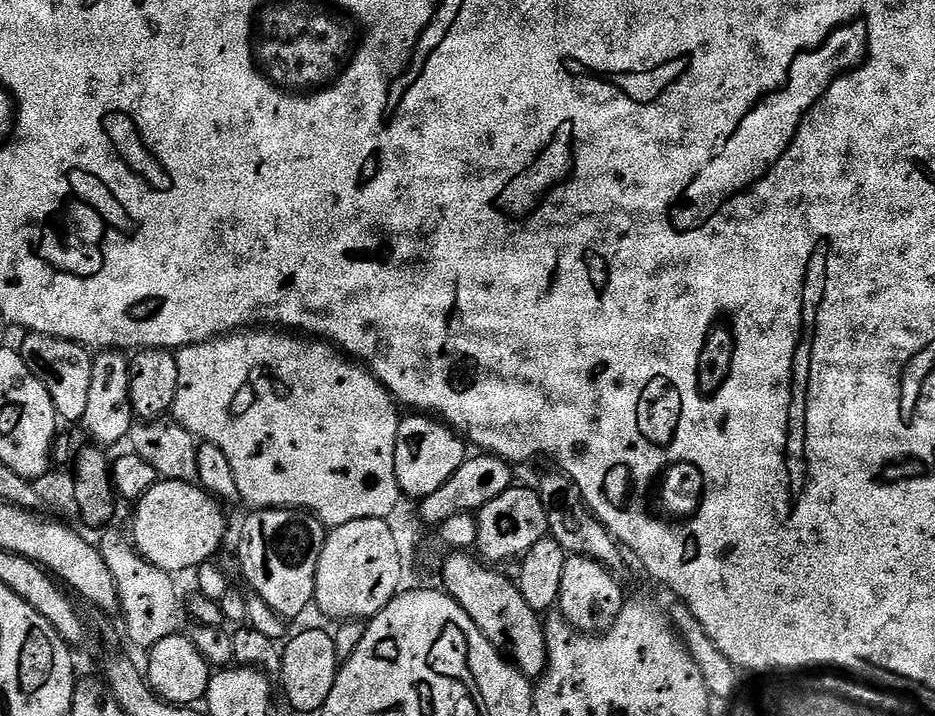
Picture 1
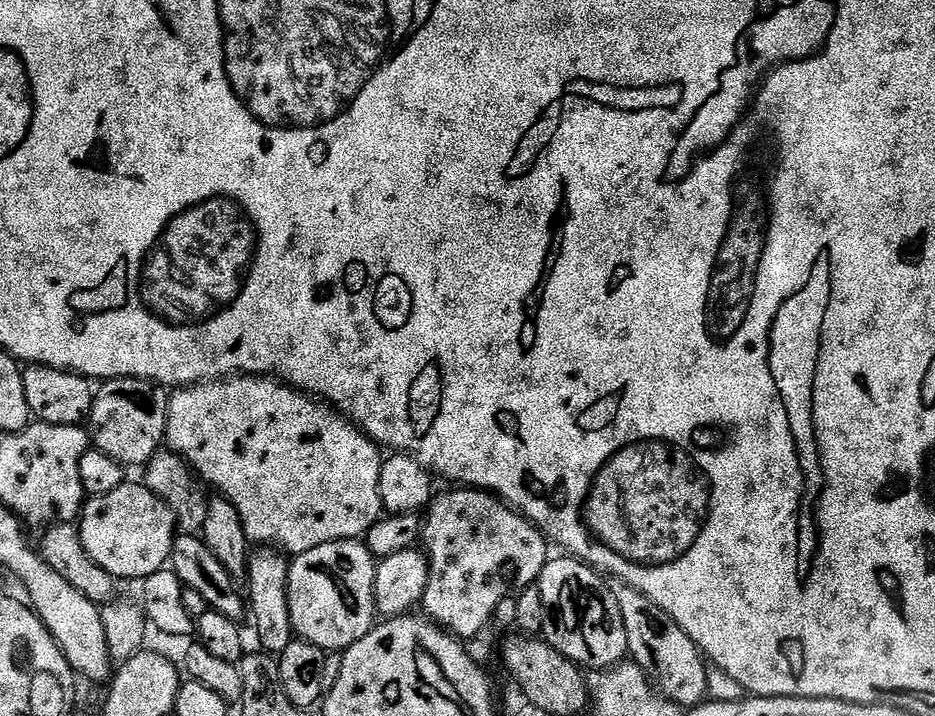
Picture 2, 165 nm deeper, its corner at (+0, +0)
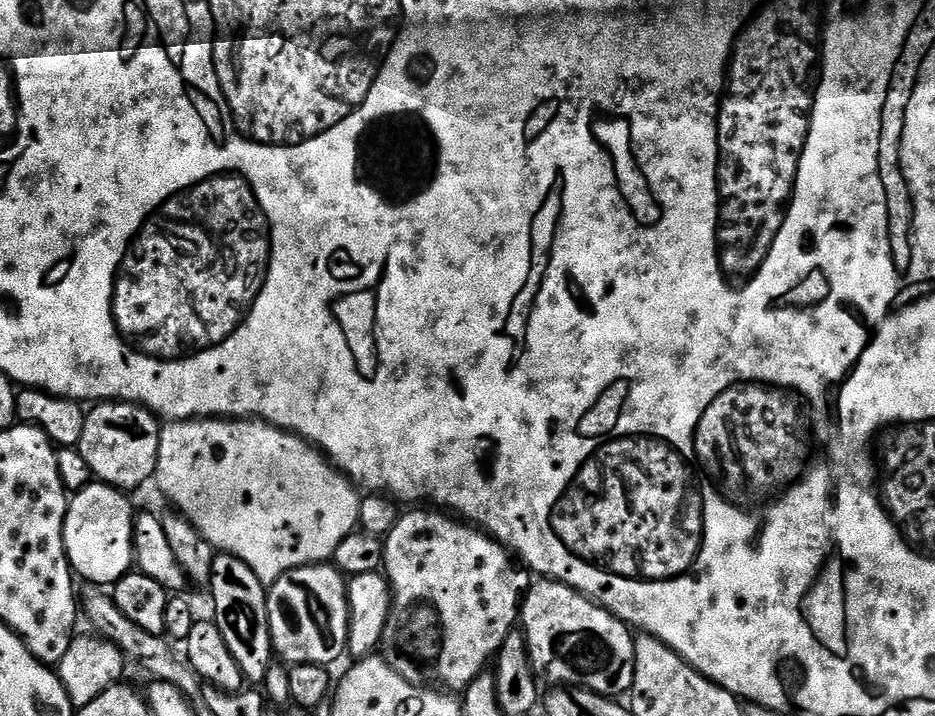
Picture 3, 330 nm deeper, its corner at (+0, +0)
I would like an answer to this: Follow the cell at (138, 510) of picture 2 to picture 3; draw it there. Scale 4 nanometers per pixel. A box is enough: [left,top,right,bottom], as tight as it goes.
[64,482,136,586]

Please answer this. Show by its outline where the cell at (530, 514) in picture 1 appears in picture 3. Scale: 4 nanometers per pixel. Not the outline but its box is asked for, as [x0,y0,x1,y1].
[382,511,534,690]

